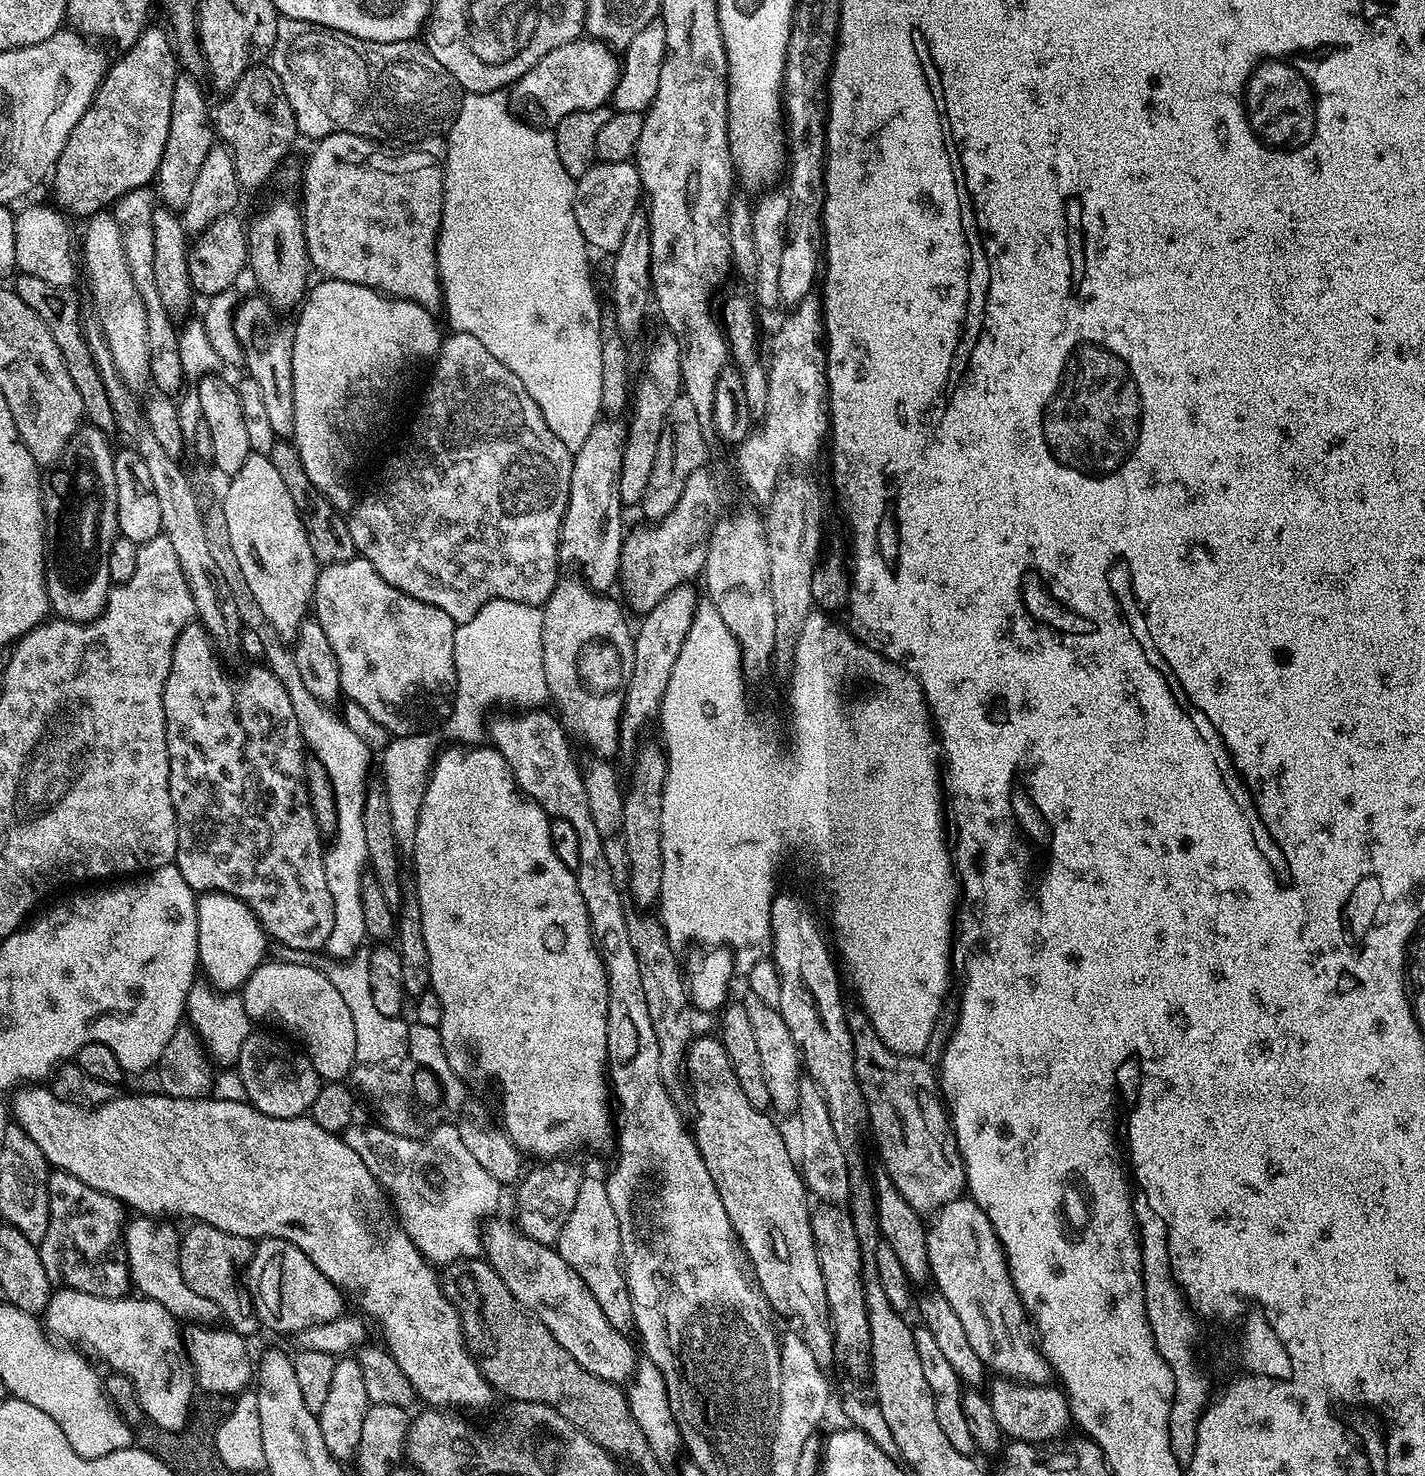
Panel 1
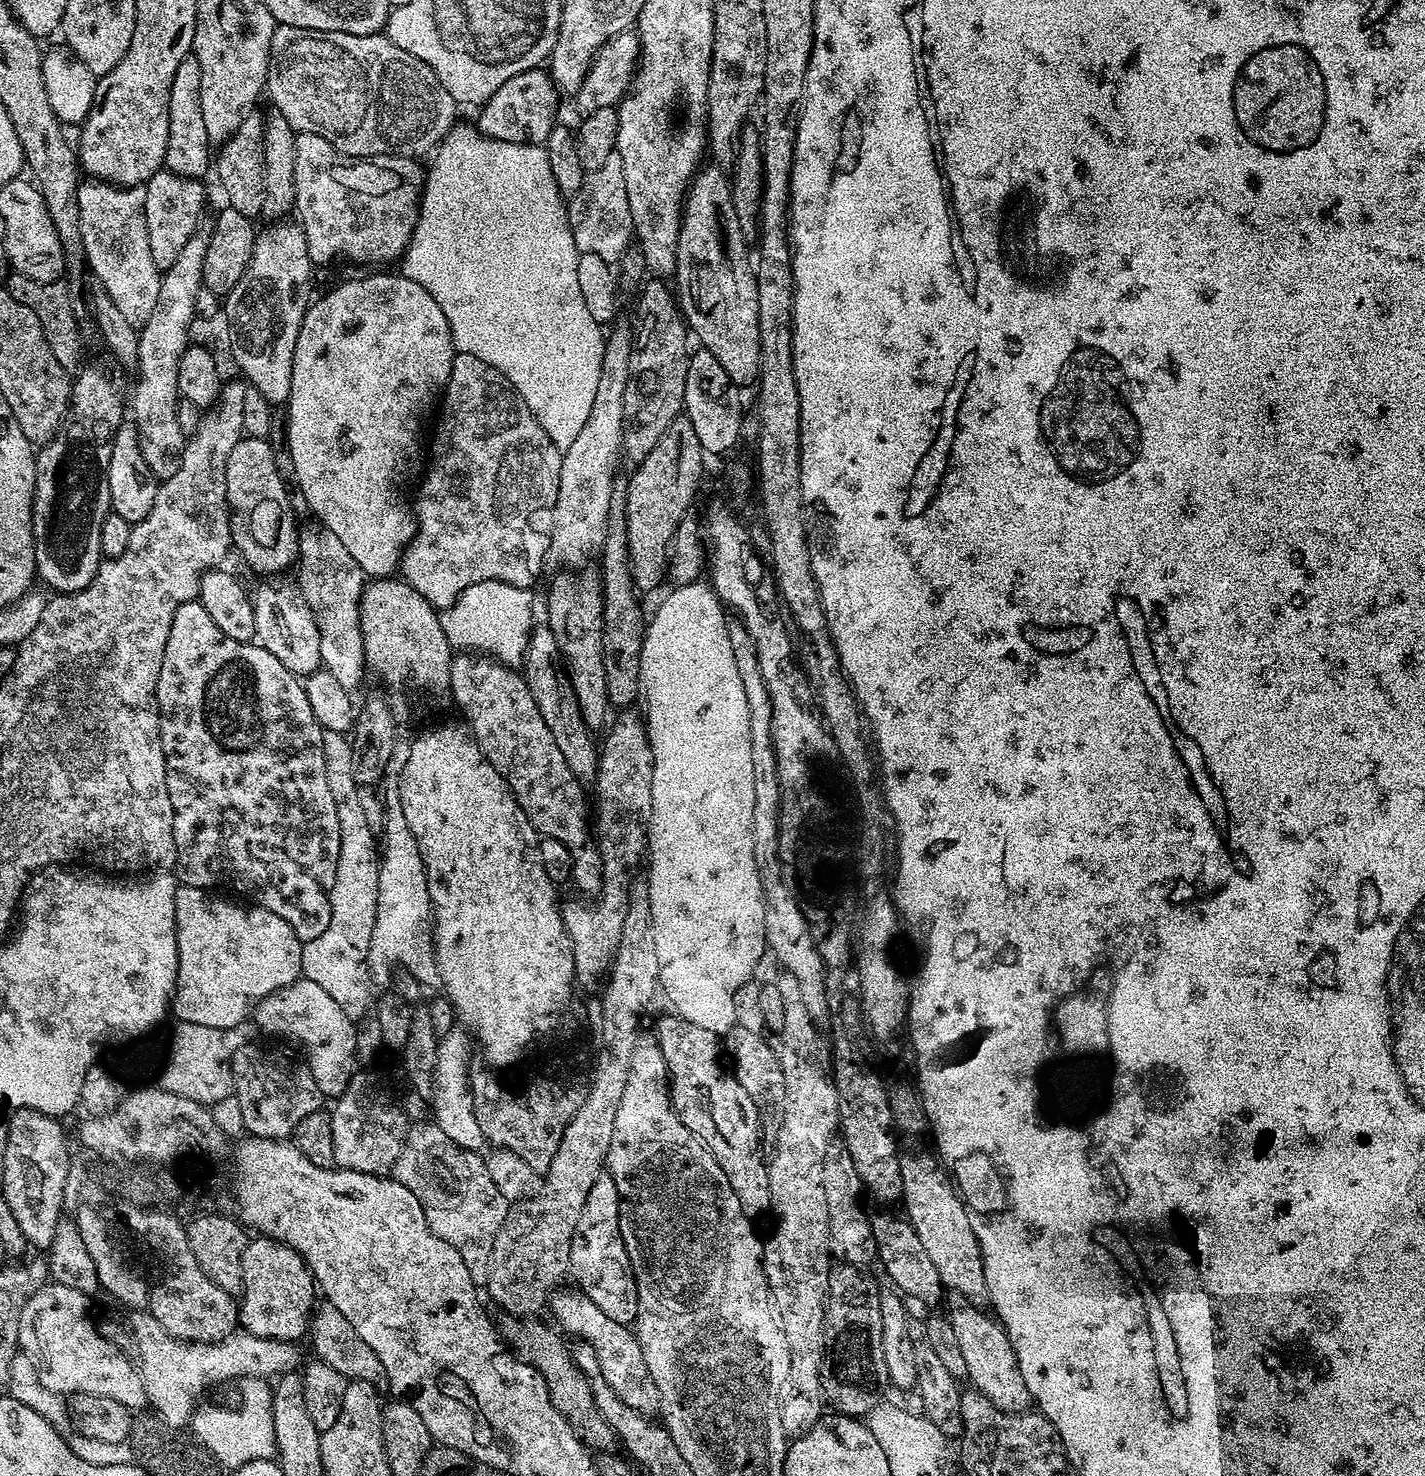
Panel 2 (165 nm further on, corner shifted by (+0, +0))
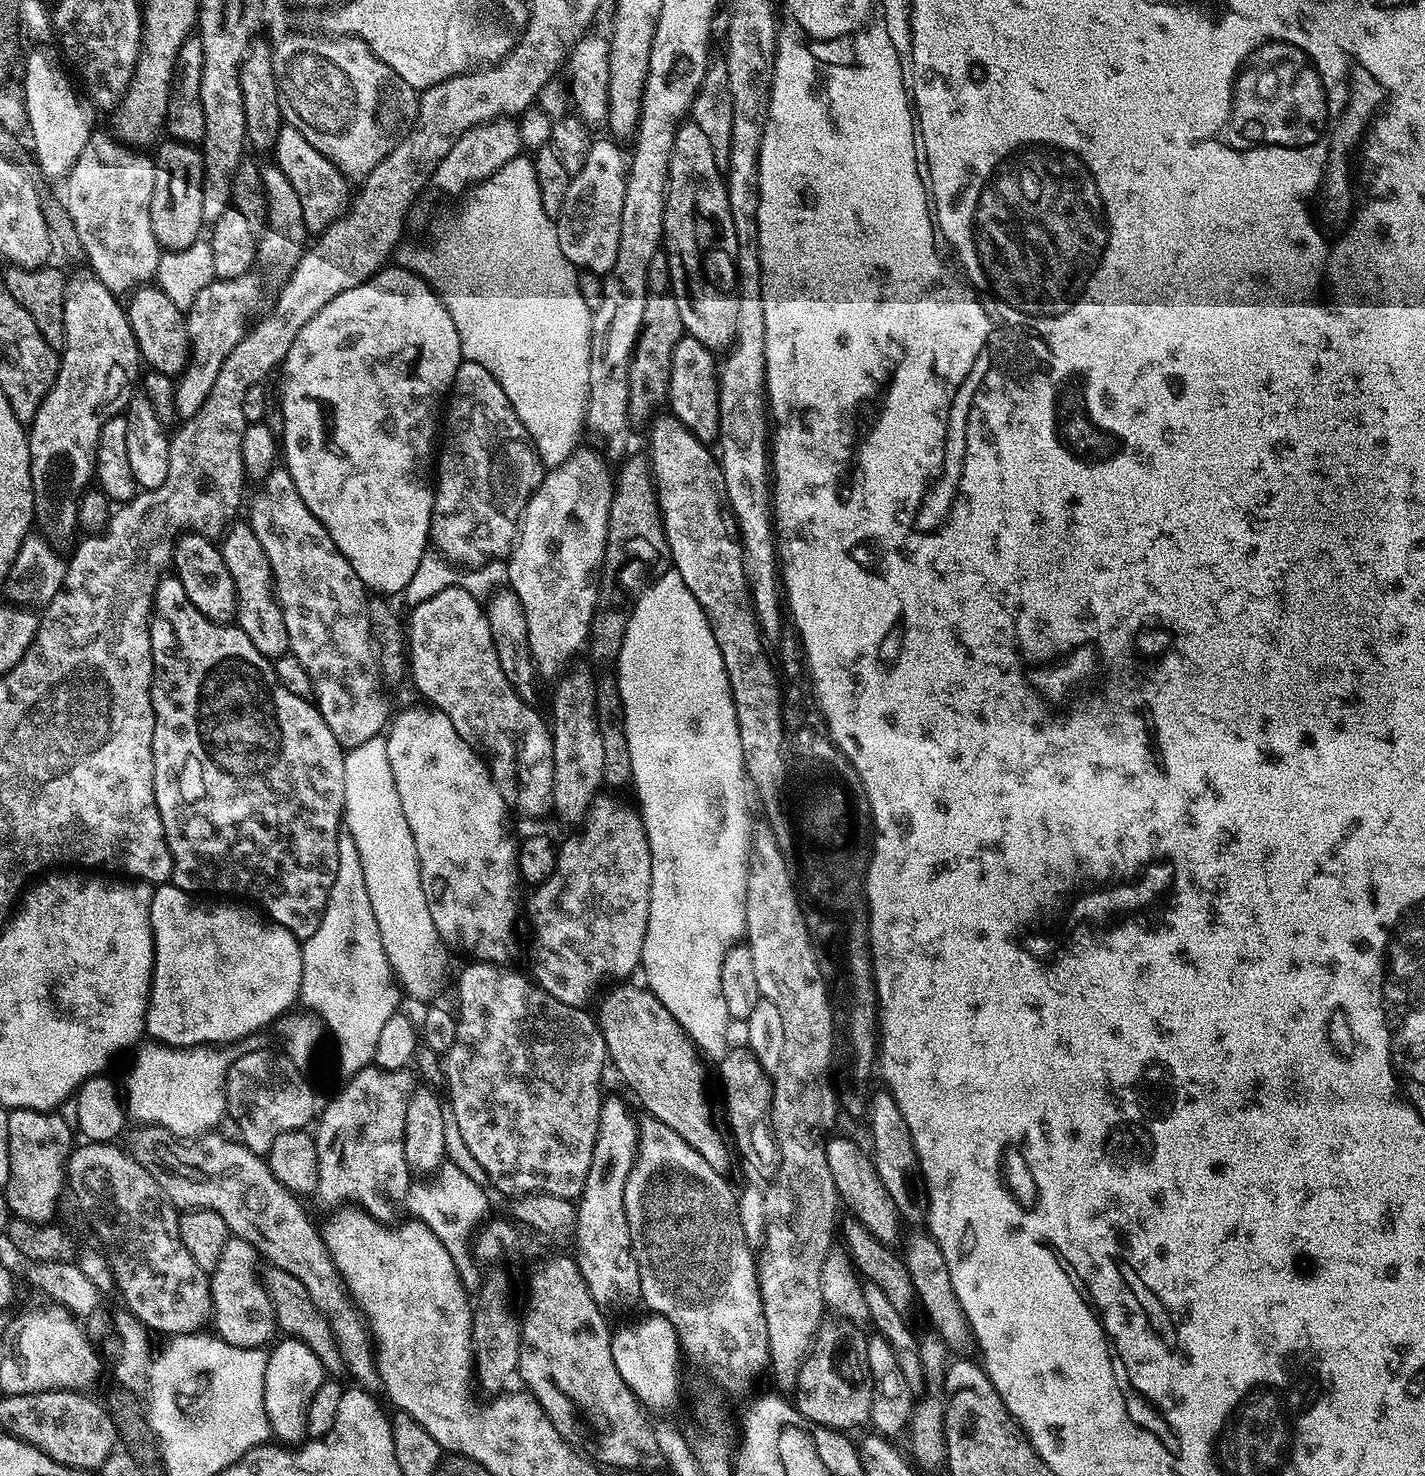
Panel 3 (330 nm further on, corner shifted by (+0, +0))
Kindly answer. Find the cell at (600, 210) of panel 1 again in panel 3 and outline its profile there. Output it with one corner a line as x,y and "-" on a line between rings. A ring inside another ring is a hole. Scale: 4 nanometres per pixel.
593,139
588,145
586,162
582,162
582,170
578,170
569,179
566,202
562,202
560,215
555,217
558,246
562,246
562,254
566,254
566,258
581,273
607,274
614,266
614,258
618,258
618,234
622,234
622,202
626,199
627,177
626,152
612,140

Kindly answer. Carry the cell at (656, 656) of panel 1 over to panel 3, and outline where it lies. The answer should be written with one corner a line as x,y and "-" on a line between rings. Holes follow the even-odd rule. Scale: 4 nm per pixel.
597,795
584,816
580,837
559,845
554,874
546,882
535,885
528,900
528,924
532,927
532,945
528,948
532,959
531,979
546,994
558,998
558,1002
575,1008
585,1007
592,991
603,980
616,982
631,977
628,975
640,968
642,942
646,942
646,922
650,918
652,859
644,821
639,811
623,812
612,797
604,795

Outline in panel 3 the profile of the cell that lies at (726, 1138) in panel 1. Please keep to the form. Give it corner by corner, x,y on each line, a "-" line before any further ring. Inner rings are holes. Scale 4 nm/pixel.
620,982
612,988
604,997
600,1000
600,1009
595,1009
594,1015
597,1024
600,1026
600,1033
602,1038
606,1042
606,1050
608,1051
608,1059
611,1067
616,1067
616,1072
621,1076
622,1079
628,1083
630,1091
636,1095
636,1100
641,1104
642,1107
648,1111
647,1115
654,1120
661,1120
666,1126
670,1126
670,1130
674,1130
674,1134
678,1134
682,1137
690,1146
694,1146
694,1150
698,1150
702,1154
702,1158
706,1158
706,1162
710,1162
710,1166
714,1166
714,1170
718,1170
722,1173
727,1173
728,1169
728,1146
730,1150
730,1144
724,1141
722,1133
716,1129
716,1120
712,1117
712,1108
708,1105
708,1092
704,1089
704,1067
706,1067
705,1061
701,1058
697,1049
694,1047
692,1040
686,1035
678,1022
674,1018
674,1014
670,1014
670,1010
666,1010
666,1006
662,1006
662,1002
658,1002
658,998
649,992
647,987
641,986
640,988
636,984
628,984
632,982

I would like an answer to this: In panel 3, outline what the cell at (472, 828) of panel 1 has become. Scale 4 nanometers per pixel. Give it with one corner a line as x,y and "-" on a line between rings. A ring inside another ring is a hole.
420,702
417,708
404,708
399,712
400,709
391,717
386,729
386,755
390,757
390,770
394,770
394,786
398,786
402,814
406,814
410,834
414,834
414,846
418,846
422,890
426,893
436,932
441,941
448,943
449,940
473,952
476,960
507,961
512,927
516,924
518,844
508,833
508,824
504,821
506,805
492,780
491,767
485,757
454,730
454,722
450,722
442,710

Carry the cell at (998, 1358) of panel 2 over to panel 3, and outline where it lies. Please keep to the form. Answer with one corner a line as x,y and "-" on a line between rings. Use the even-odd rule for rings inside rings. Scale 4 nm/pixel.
923,1227
916,1228
908,1237
905,1235
904,1248
902,1247
902,1259
906,1270
910,1274
910,1282
914,1282
914,1290
919,1307
924,1307
924,1312
933,1323
934,1330
939,1333
942,1339
948,1344
948,1351
953,1357
964,1358
969,1355
968,1351
973,1351
974,1341
972,1338
972,1328
968,1324
966,1314
954,1294
954,1286
950,1286
950,1270
946,1270
946,1258
942,1258
942,1250
938,1250
938,1242
934,1242
932,1233

